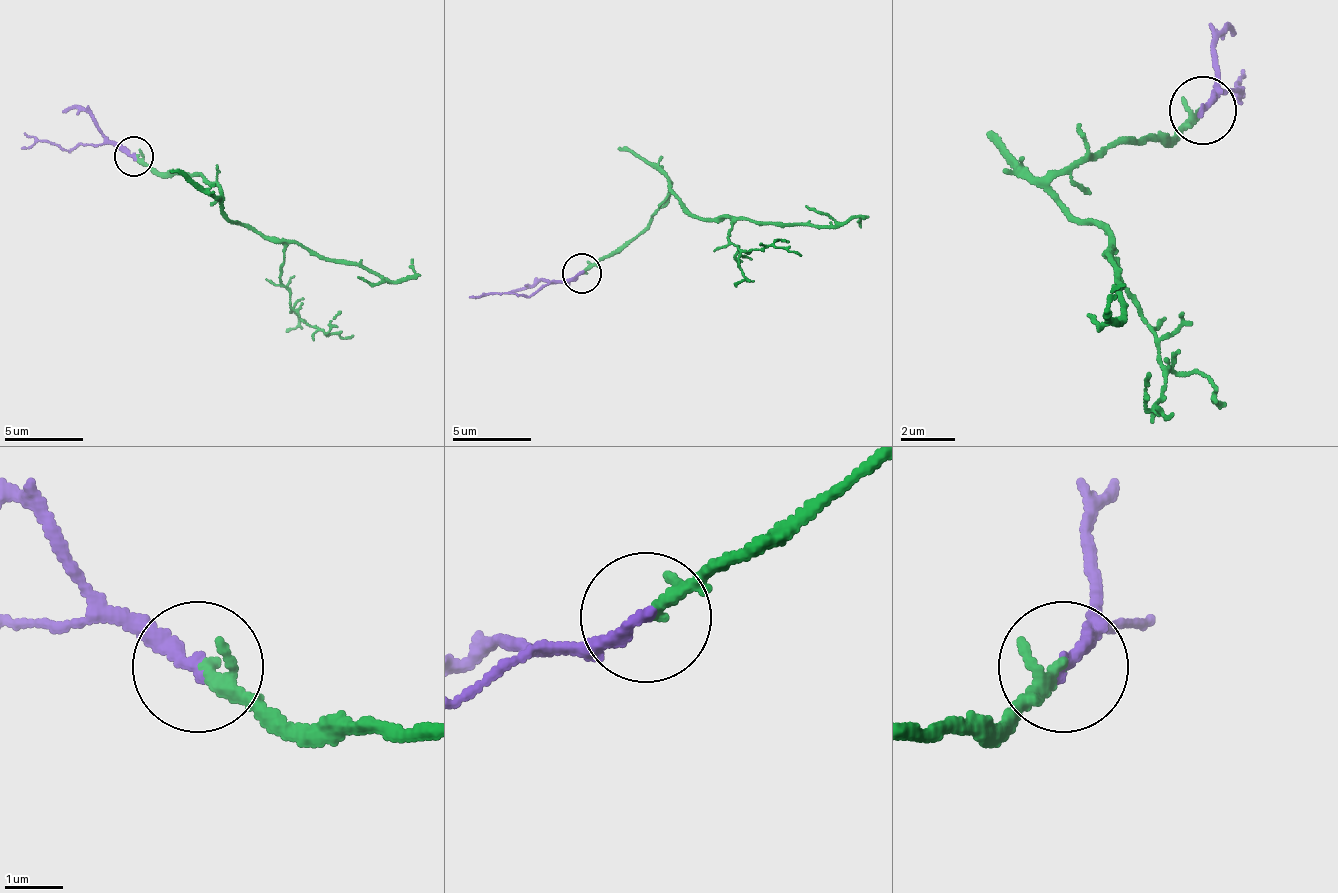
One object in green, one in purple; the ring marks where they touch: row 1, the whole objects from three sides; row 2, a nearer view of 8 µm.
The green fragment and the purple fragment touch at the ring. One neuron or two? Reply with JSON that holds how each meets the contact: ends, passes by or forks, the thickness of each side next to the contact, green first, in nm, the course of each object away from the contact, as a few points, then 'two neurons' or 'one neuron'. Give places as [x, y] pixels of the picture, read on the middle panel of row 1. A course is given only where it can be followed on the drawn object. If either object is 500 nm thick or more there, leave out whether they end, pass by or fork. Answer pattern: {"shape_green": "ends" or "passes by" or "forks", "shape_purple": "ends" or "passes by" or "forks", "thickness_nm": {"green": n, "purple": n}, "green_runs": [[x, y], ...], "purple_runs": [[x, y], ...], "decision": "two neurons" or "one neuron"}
{"shape_green": "passes by", "shape_purple": "ends", "thickness_nm": {"green": 160, "purple": 240}, "green_runs": [[580, 272], [612, 256], [644, 228], [671, 185], [699, 217], [743, 217], [774, 224], [858, 217], [862, 228]], "purple_runs": [[580, 272], [557, 284], [541, 284], [529, 296], [469, 296]], "decision": "one neuron"}

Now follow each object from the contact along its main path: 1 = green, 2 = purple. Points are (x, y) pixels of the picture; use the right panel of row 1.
1: (1201, 108), (1174, 135), (1127, 135), (1066, 169), (1053, 196), (1106, 236), (1113, 323), (1127, 283)
2: (1201, 108), (1221, 88), (1241, 88), (1241, 95)

